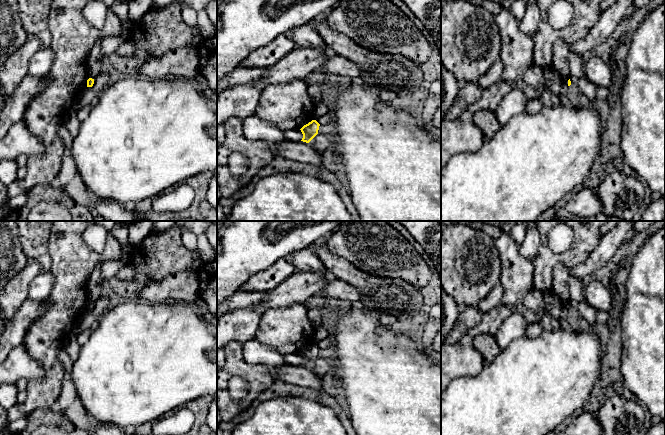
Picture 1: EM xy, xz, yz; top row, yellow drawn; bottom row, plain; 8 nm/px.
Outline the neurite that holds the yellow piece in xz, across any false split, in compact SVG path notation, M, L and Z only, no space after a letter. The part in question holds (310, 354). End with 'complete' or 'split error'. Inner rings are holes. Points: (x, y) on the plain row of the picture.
M312 344L308 348L304 349L300 354L303 358L301 365L309 367L317 358L320 348L316 344Z; complete

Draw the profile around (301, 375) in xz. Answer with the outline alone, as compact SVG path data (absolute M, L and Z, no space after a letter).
M284 365L269 369L275 379L310 389L322 389L322 376L315 373L310 366Z

